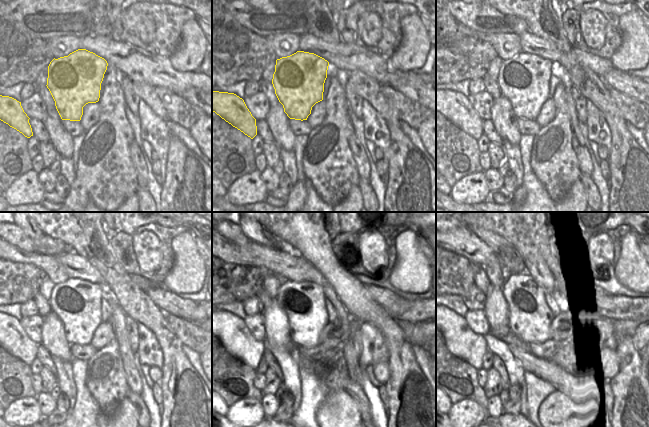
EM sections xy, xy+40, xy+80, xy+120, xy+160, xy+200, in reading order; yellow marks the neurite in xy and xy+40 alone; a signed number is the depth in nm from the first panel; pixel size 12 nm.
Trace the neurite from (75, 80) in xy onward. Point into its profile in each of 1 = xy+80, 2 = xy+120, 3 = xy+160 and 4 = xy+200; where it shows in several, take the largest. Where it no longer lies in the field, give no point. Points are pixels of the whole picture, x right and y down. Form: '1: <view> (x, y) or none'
1: xy+80 (524, 79)
2: xy+120 (77, 302)
3: xy+160 (303, 302)
4: xy+200 (530, 316)

